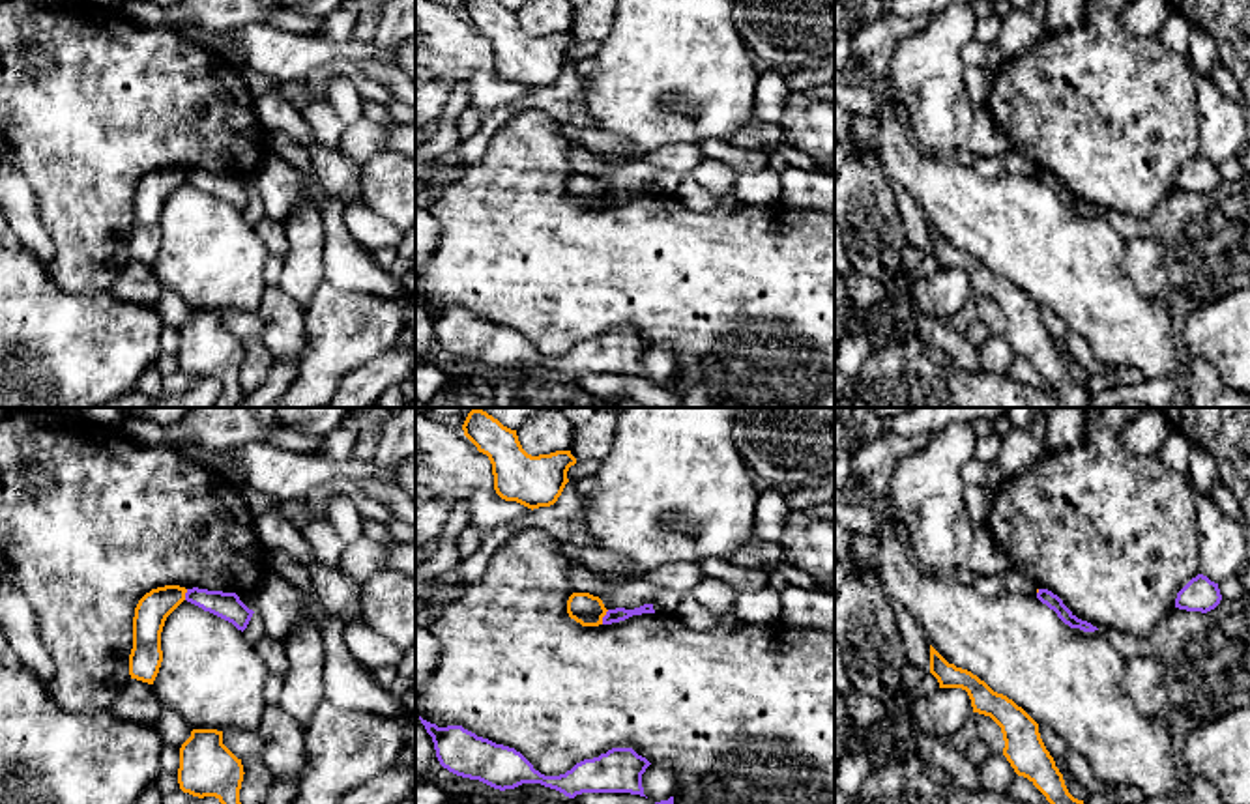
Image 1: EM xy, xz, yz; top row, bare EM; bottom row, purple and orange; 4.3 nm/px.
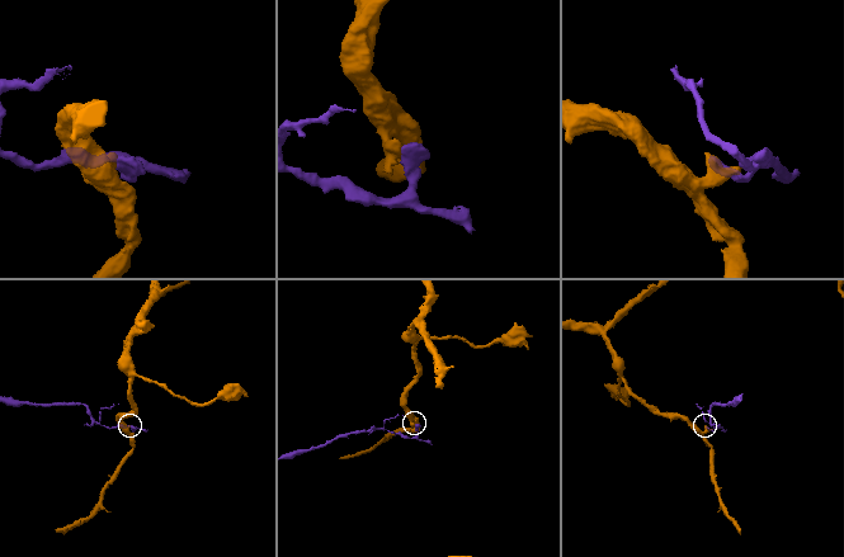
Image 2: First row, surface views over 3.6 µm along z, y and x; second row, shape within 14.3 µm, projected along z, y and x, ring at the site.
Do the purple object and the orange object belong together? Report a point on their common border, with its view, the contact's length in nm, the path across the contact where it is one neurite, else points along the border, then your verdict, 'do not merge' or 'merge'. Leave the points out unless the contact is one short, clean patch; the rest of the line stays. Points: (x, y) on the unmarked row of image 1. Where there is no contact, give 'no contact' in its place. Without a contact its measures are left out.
xz (603, 199) | 70 nm | along xz (609, 191), (601, 204) | do not merge

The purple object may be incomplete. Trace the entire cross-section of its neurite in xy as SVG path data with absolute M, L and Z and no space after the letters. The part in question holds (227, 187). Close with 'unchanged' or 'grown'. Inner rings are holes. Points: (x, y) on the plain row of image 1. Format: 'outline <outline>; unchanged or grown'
outline M187 170L185 181L210 193L228 204L232 204L238 211L245 211L253 191L249 191L236 174L223 174L223 172L208 172L208 170Z; unchanged

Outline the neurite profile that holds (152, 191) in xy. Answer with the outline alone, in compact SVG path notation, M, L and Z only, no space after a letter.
M165 166L146 174L133 198L133 230L129 236L131 260L153 266L161 243L161 213L167 198L185 181L185 168Z

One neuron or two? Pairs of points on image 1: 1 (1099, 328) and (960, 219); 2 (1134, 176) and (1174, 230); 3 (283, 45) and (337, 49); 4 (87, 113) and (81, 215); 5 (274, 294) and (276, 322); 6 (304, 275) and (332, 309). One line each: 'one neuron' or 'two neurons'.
1: one neuron
2: two neurons
3: one neuron
4: one neuron
5: one neuron
6: two neurons

